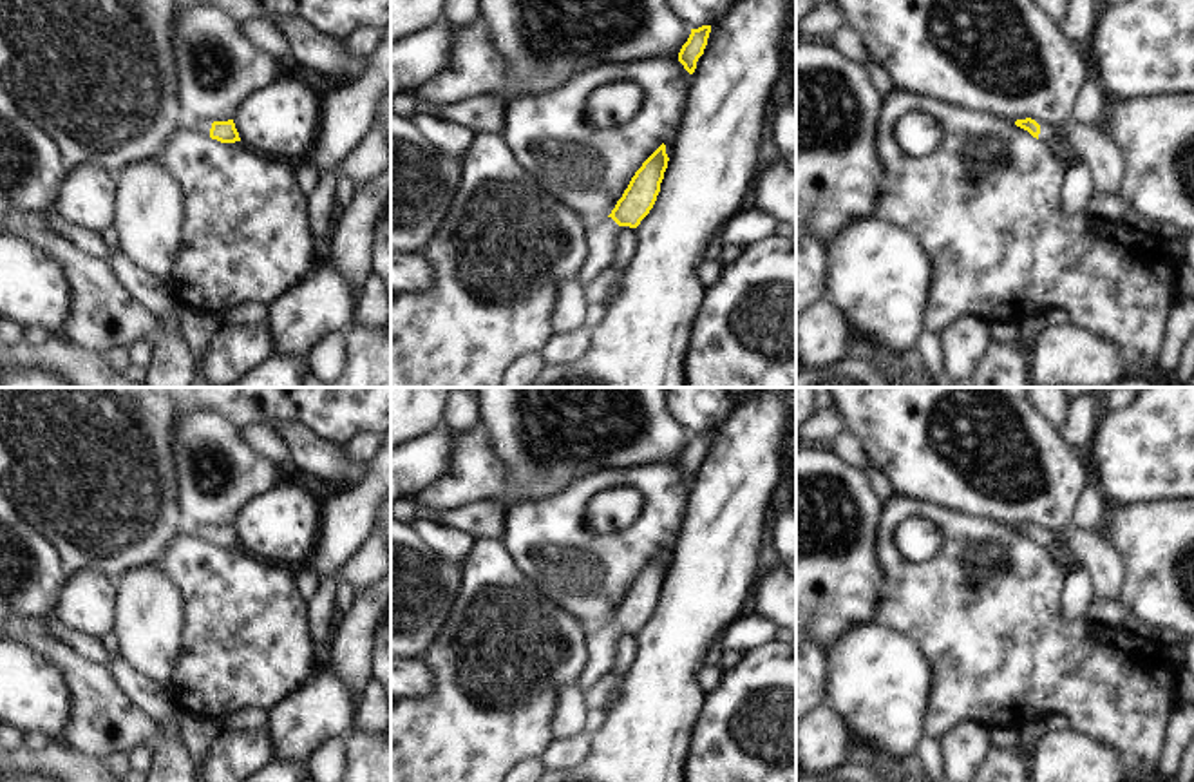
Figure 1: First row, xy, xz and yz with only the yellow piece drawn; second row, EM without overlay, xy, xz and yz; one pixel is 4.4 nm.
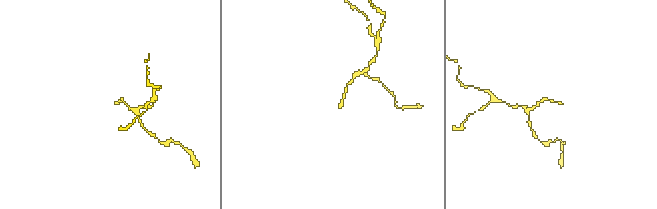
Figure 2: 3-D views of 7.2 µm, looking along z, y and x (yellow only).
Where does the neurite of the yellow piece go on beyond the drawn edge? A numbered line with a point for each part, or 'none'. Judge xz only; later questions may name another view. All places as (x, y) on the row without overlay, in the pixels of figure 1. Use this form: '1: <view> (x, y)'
1: xz (601, 639)

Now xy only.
1: xy (203, 533)

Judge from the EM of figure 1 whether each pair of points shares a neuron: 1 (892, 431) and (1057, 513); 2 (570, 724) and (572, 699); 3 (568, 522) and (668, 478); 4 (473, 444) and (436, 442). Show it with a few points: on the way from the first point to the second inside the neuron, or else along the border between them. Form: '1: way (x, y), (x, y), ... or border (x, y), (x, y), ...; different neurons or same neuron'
1: way (934, 455), (974, 493), (1015, 505); same neuron
2: way (570, 719), (570, 705); same neuron
3: way (583, 493), (592, 484), (603, 480), (639, 478); same neuron
4: border (449, 429), (449, 458), (445, 469), (433, 482); different neurons

